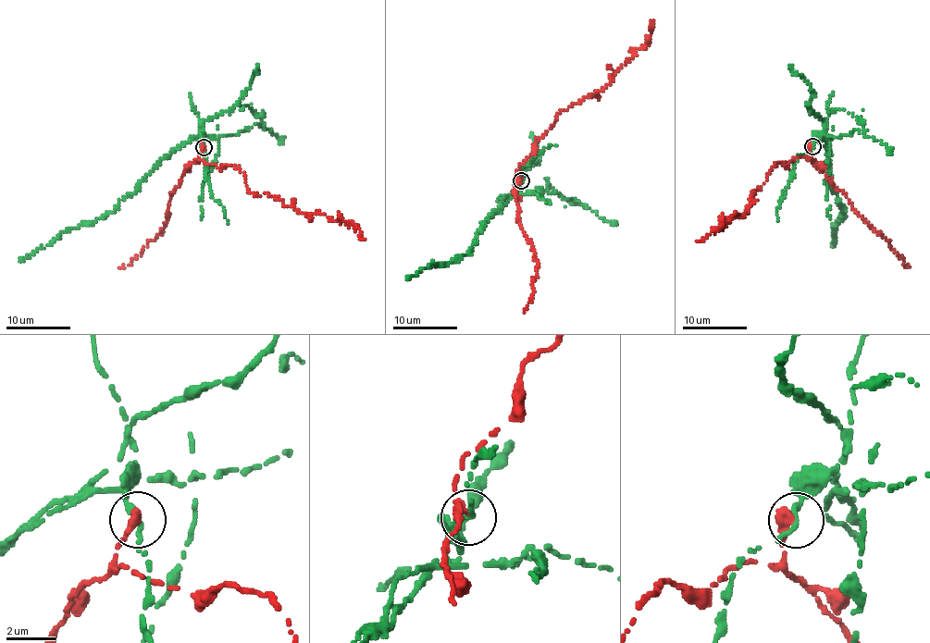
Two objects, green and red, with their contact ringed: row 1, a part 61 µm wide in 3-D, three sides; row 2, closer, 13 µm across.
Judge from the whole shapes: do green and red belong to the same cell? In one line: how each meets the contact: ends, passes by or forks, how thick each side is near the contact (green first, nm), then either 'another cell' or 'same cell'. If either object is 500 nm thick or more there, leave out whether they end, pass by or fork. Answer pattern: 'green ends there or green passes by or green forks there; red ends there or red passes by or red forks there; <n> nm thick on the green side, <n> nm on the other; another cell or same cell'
green ends there; red ends there; 320 nm thick on the green side, 440 nm on the other; another cell

